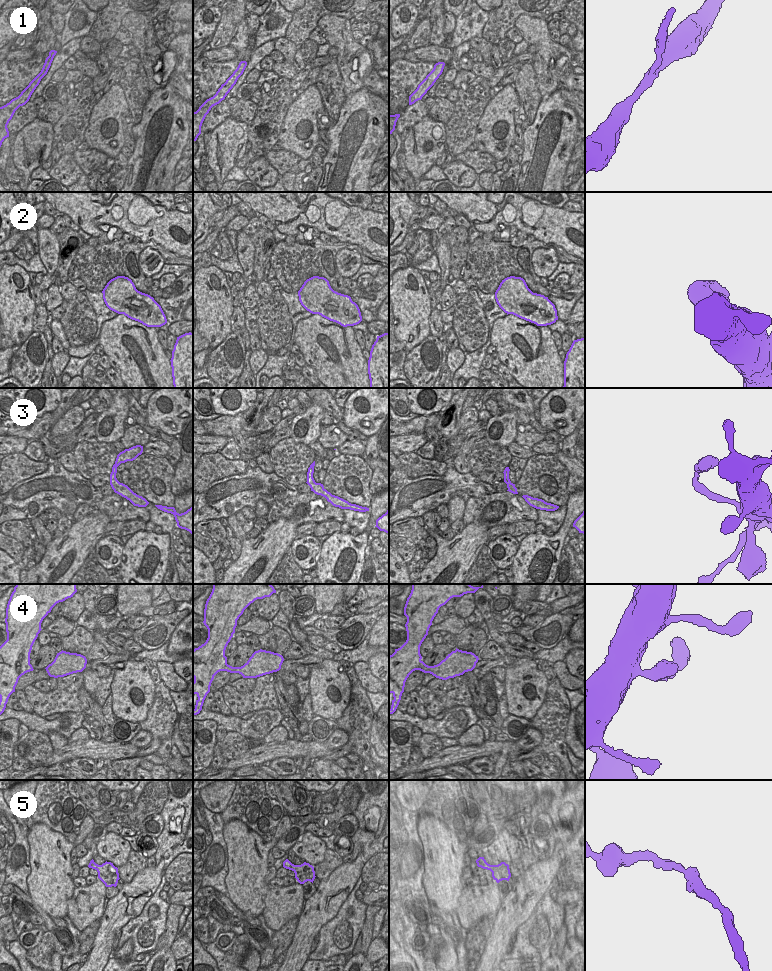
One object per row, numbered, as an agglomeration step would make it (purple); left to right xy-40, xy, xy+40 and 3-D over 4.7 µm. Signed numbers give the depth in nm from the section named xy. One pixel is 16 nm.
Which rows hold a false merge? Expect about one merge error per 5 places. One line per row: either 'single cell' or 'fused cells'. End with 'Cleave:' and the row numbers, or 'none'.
1: single cell
2: fused cells
3: single cell
4: single cell
5: single cell
Cleave: 2

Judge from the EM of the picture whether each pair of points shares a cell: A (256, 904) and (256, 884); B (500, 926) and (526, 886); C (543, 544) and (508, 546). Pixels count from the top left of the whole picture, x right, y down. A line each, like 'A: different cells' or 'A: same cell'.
A: same cell
B: same cell
C: different cells

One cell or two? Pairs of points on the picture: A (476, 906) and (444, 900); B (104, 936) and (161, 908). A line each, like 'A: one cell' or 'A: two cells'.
A: two cells
B: two cells

